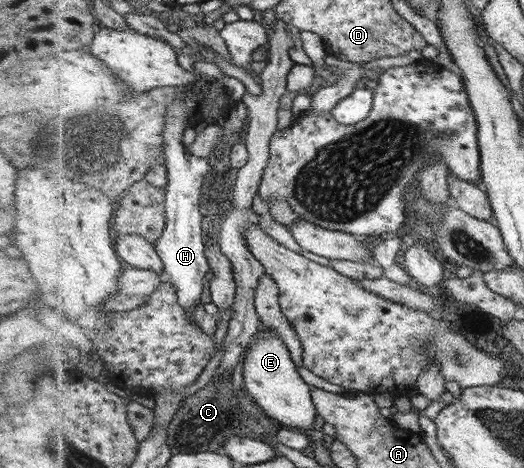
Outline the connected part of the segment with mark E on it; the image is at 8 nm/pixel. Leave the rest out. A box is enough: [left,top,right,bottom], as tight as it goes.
[243,325,317,437]

